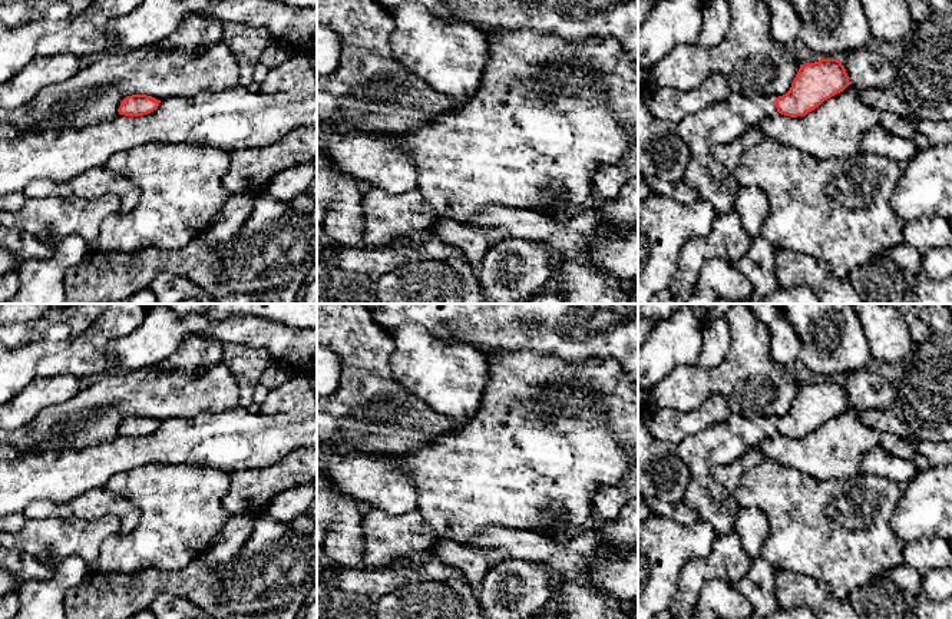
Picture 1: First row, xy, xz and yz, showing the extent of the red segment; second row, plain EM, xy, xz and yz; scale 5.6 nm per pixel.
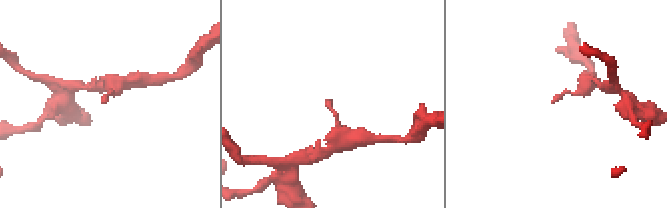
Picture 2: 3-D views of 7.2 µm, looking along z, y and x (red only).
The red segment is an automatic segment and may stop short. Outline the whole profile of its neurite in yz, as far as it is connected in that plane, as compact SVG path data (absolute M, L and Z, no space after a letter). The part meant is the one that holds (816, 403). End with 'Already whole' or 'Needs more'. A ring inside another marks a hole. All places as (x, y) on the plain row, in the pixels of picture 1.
M822 378L819 383L800 385L790 411L783 417L747 418L733 413L727 420L687 436L677 444L678 456L691 474L682 503L710 523L717 536L733 533L741 507L733 493L713 480L711 470L737 460L777 433L791 438L804 437L849 406L840 381Z. Needs more

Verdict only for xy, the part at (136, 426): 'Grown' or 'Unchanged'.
Unchanged

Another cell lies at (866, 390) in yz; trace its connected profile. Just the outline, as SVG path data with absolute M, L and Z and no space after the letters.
M862 368L853 373L844 373L834 380L842 383L850 406L859 411L872 408L892 408L898 404L896 390L879 371Z

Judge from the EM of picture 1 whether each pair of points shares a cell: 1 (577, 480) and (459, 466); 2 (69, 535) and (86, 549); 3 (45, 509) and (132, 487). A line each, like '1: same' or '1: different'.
1: same
2: same
3: different

